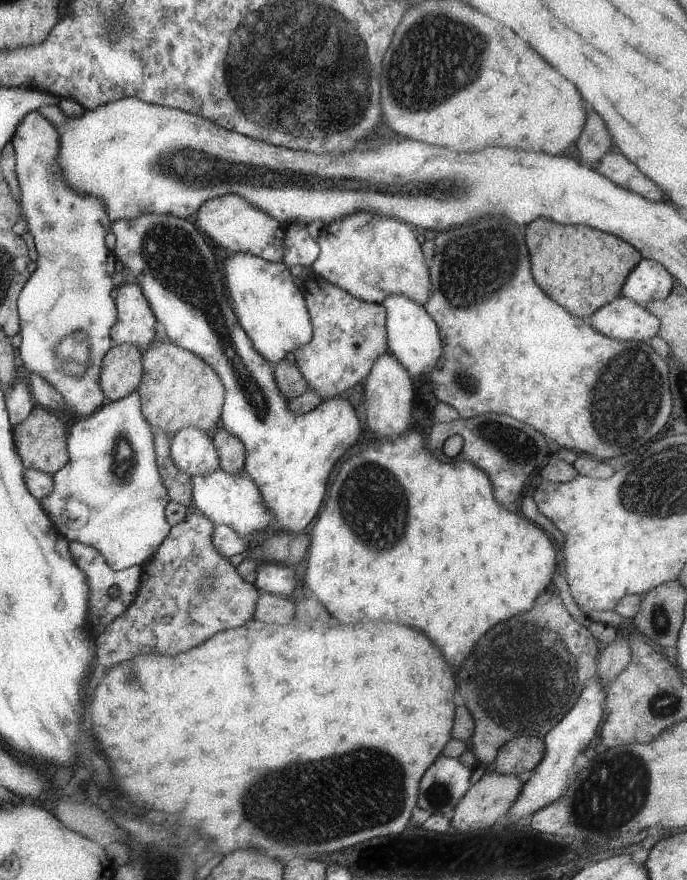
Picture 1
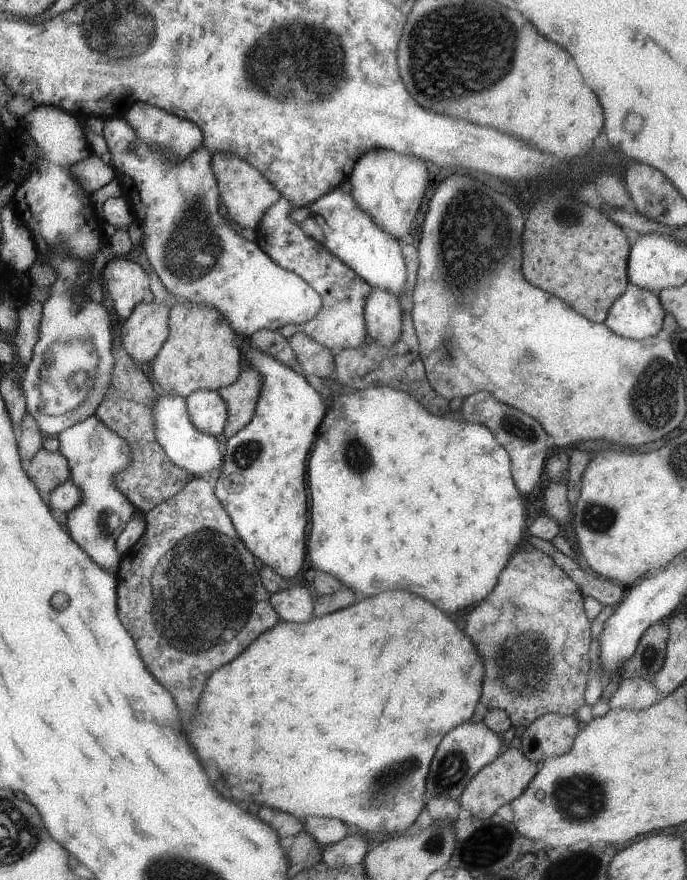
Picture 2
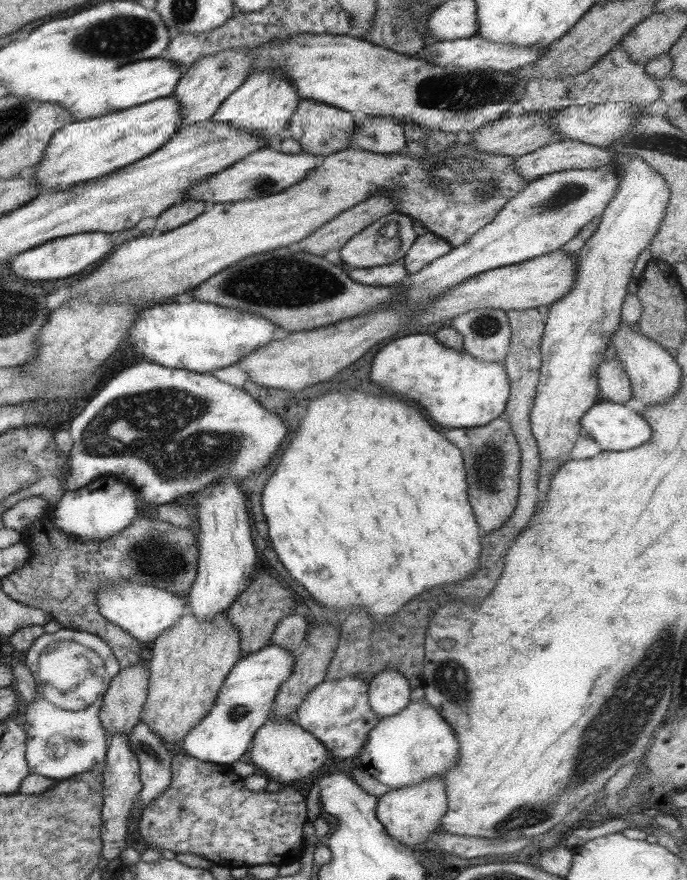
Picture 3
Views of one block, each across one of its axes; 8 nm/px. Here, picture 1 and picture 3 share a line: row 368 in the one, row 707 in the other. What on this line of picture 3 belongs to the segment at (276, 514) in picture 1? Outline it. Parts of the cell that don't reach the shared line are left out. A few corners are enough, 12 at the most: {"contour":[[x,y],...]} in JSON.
{"contour":[[268,644],[234,664],[213,708],[180,742],[231,765],[291,676],[295,657]]}

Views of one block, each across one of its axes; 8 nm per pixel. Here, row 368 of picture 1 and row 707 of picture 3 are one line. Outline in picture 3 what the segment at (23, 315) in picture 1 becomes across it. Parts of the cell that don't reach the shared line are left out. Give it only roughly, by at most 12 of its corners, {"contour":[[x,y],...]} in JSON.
{"contour":[[61,628],[21,661],[29,774],[102,765],[101,694],[120,670],[94,634]]}

